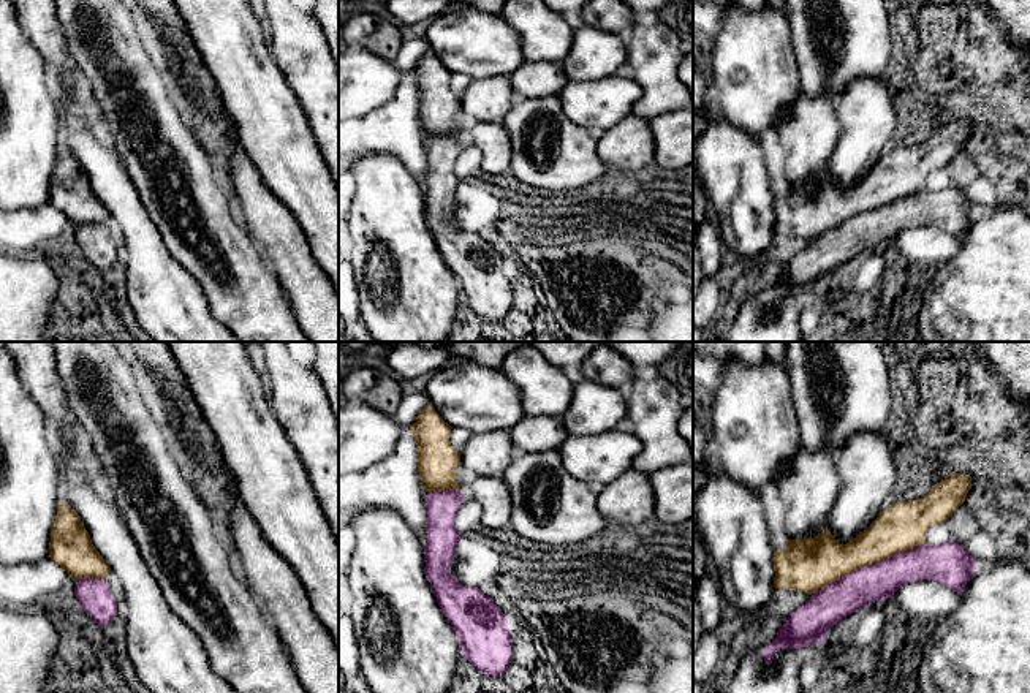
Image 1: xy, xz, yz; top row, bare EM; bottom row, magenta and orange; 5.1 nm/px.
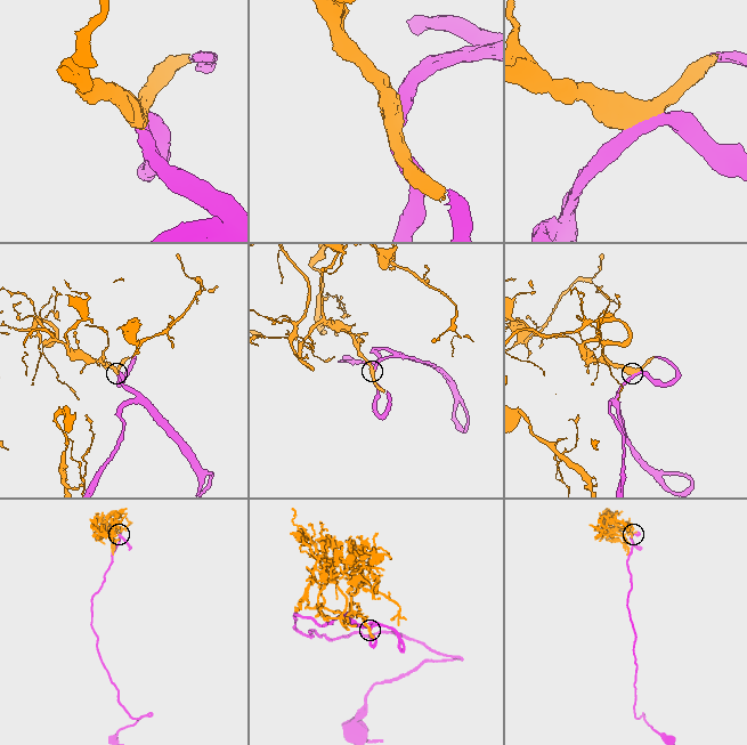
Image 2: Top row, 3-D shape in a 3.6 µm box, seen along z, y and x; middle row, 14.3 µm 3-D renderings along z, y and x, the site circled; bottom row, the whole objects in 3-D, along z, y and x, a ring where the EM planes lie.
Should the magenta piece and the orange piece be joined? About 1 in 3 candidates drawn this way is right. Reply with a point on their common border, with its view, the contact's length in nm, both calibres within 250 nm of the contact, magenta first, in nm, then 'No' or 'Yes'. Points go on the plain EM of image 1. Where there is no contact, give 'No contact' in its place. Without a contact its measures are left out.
Touches magenta at yz (869, 211). Shared border 600 nm. Thickness 190 nm (magenta) against 260 nm. Yes

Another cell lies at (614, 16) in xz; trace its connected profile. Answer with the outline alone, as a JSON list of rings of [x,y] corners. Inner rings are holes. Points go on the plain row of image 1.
[[[589,0],[579,14],[584,25],[622,36],[634,25],[633,11],[622,0]]]

